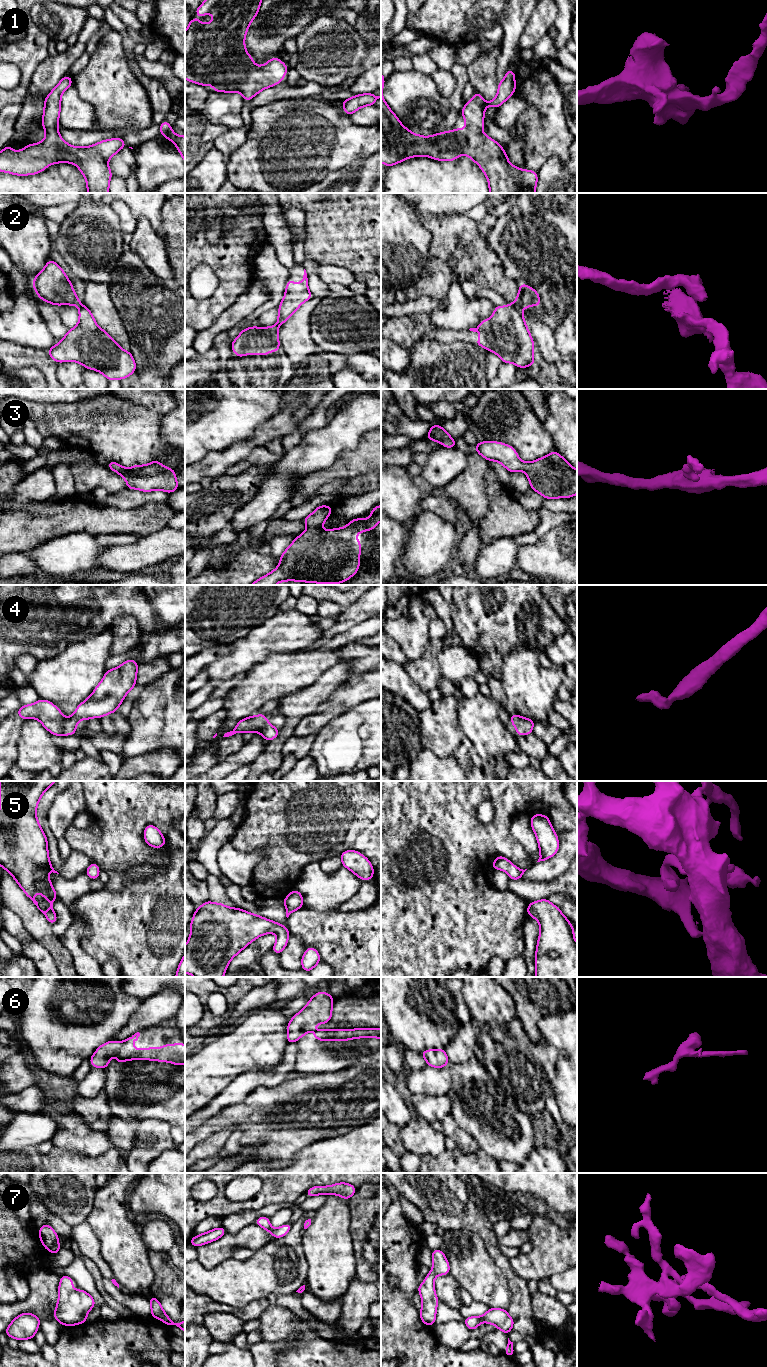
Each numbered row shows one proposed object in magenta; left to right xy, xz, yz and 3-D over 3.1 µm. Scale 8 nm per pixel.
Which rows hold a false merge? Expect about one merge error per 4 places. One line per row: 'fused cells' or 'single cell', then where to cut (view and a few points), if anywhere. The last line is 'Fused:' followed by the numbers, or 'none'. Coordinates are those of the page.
1: single cell; no cut
2: fused cells; cut in yz along (512, 303), (520, 310)
3: single cell; no cut
4: single cell; no cut
5: single cell; no cut
6: single cell; no cut
7: single cell; no cut
Fused: 2

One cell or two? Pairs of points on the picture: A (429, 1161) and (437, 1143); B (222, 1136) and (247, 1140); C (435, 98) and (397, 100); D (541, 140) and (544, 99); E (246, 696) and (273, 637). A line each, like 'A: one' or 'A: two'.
A: two
B: two
C: one
D: one
E: two

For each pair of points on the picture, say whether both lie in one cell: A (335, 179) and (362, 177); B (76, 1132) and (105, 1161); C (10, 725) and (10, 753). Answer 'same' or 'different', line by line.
A: same
B: different
C: same

